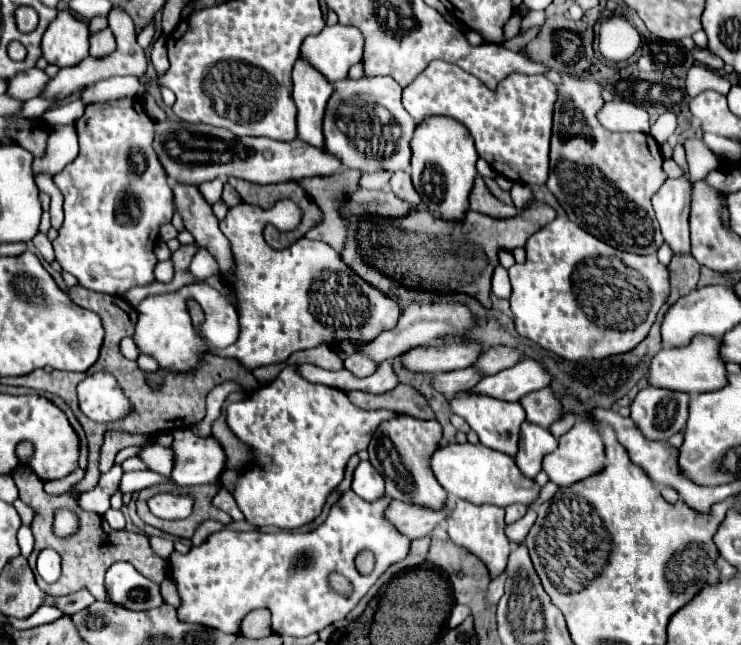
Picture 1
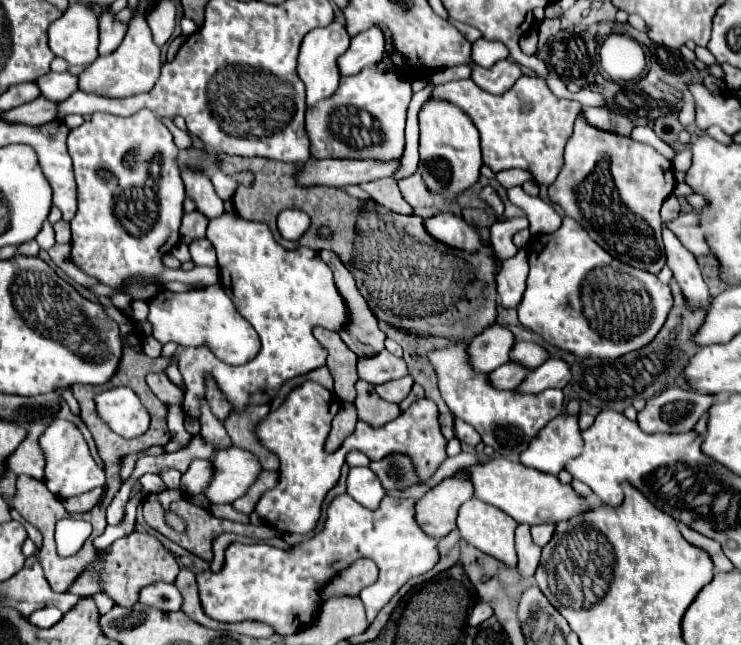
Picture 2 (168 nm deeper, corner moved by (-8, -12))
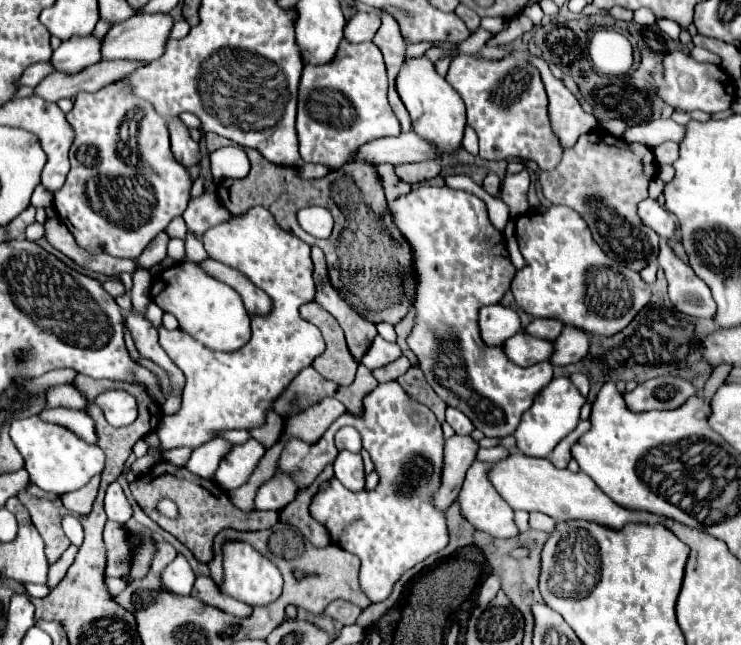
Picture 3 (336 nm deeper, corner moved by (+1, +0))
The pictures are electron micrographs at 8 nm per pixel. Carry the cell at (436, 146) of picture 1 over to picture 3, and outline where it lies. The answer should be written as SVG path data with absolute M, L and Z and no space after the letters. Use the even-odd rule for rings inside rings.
M423 56L415 60L407 60L397 76L397 92L411 114L413 132L417 132L417 136L421 136L423 140L431 142L439 158L447 154L455 154L461 148L463 132L467 126L465 104L461 96L447 84L447 80L435 72L433 62L429 62Z

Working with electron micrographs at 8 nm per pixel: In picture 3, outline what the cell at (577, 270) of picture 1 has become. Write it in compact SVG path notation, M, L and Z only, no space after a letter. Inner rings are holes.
M551 206L549 210L523 214L515 222L515 236L519 250L525 258L525 266L517 270L511 282L515 304L533 318L553 318L565 326L575 326L587 334L613 336L621 332L653 296L653 286L645 284L639 272L633 272L625 264L611 260L593 240L585 220L567 206Z

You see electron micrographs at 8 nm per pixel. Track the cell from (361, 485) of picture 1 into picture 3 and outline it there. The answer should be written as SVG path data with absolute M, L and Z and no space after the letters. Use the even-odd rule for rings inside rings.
M341 450L339 456L333 462L335 478L349 488L351 492L365 490L365 472L363 472L363 460L359 454L353 454L349 450Z

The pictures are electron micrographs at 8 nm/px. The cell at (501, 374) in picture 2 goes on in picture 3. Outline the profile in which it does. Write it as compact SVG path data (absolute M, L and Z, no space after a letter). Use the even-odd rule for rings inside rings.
M517 332L505 342L503 352L513 364L525 368L547 360L553 352L553 344L549 340L537 340L537 338L525 336L523 332Z

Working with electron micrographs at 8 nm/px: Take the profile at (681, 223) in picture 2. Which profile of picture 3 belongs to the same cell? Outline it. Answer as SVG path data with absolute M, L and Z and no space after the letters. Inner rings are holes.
M647 198L639 204L639 216L641 220L645 220L645 224L649 224L649 228L653 228L661 238L673 238L675 230L677 230L677 222L673 218L673 214L669 214L657 200Z

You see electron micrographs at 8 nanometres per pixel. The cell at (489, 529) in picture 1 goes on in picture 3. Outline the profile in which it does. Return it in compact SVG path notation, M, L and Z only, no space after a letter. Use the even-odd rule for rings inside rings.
M473 462L473 468L469 468L467 472L467 478L463 482L463 488L457 496L457 502L459 502L459 510L461 510L461 516L465 520L469 520L469 524L479 530L479 532L485 532L493 538L515 538L519 532L517 532L517 526L513 522L513 510L509 508L509 504L497 494L497 490L489 484L489 478L487 478L487 470L489 470L489 464L483 464L483 462Z

